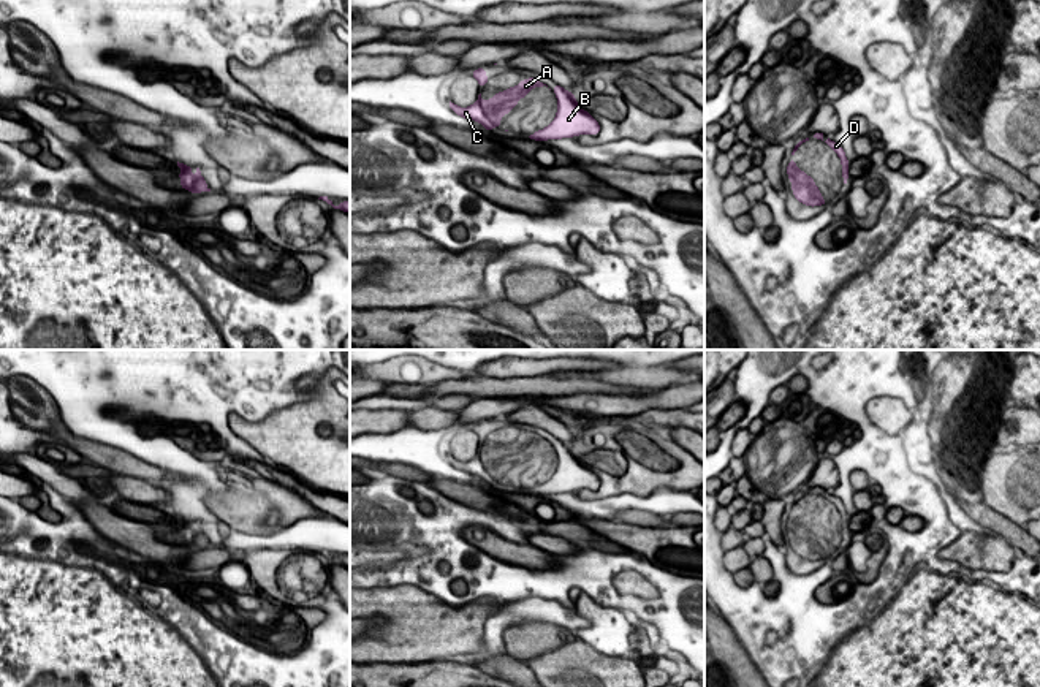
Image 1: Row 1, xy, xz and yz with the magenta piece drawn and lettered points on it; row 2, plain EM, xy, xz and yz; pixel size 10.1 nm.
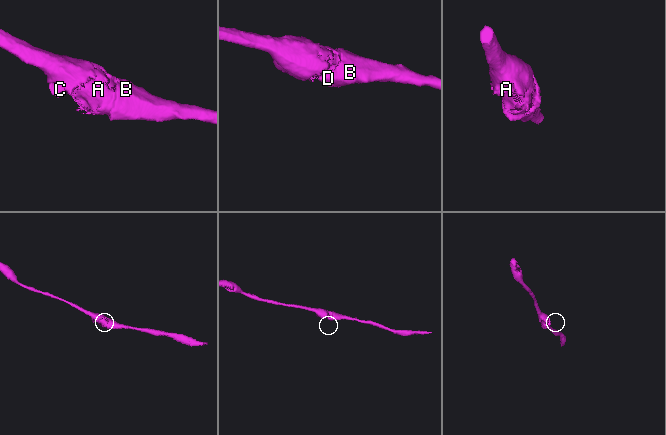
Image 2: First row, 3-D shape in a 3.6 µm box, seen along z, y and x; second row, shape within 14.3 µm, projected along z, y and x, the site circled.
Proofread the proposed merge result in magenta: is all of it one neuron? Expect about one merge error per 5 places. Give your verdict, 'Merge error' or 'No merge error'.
No merge error

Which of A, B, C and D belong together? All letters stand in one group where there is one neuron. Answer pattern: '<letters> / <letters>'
A B C D

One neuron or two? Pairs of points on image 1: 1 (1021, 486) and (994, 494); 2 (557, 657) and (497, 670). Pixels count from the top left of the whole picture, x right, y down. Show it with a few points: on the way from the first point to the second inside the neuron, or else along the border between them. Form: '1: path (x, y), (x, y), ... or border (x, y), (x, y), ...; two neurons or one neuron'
1: path (1015, 486), (1001, 491); one neuron
2: border (523, 662), (532, 670); two neurons

